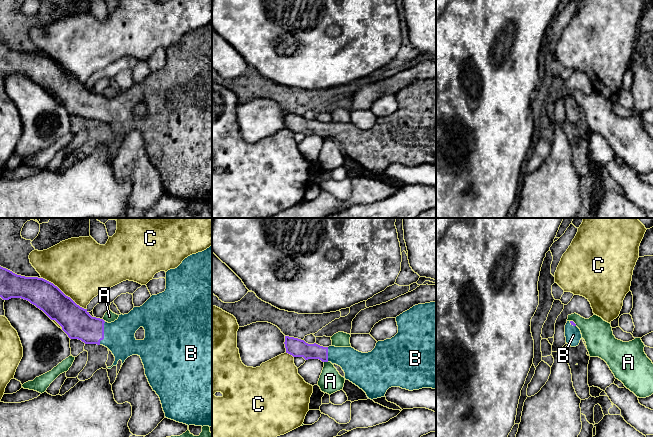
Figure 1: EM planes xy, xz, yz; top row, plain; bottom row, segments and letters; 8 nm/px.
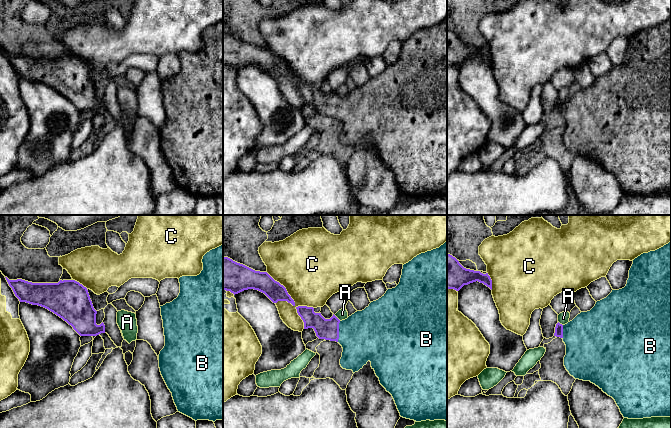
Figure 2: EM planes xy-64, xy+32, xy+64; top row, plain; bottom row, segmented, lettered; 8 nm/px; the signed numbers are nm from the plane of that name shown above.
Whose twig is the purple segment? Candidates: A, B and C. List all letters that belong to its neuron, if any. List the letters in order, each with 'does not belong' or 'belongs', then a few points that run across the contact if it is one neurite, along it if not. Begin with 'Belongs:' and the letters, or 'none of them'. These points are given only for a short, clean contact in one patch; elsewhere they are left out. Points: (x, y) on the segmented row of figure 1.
Belongs: B
A: does not belong
B: belongs
C: does not belong

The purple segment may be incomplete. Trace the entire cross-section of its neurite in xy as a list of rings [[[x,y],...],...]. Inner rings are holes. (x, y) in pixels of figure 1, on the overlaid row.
[[[212,245],[202,252],[192,254],[185,258],[182,263],[175,269],[170,269],[166,272],[166,289],[164,292],[157,295],[152,295],[142,306],[134,307],[128,314],[119,315],[118,319],[114,322],[108,323],[103,319],[92,317],[87,309],[84,309],[77,305],[70,297],[66,296],[57,286],[53,283],[38,277],[25,277],[17,275],[12,271],[0,266],[0,297],[3,300],[9,300],[11,298],[21,298],[29,301],[37,308],[42,310],[51,320],[55,320],[62,330],[68,335],[70,339],[78,339],[85,344],[97,344],[107,347],[115,357],[115,361],[111,367],[117,366],[118,361],[122,361],[122,365],[125,360],[132,356],[138,355],[145,369],[145,375],[148,379],[153,391],[159,396],[165,417],[186,425],[195,426],[212,426]],[[143,327],[145,330],[145,338],[143,340],[137,340],[135,338],[136,331]]]

